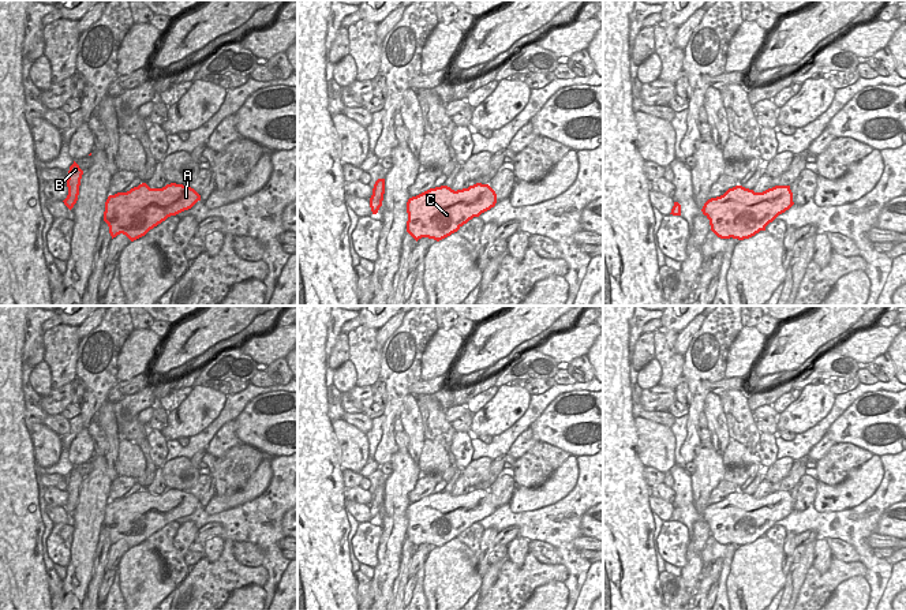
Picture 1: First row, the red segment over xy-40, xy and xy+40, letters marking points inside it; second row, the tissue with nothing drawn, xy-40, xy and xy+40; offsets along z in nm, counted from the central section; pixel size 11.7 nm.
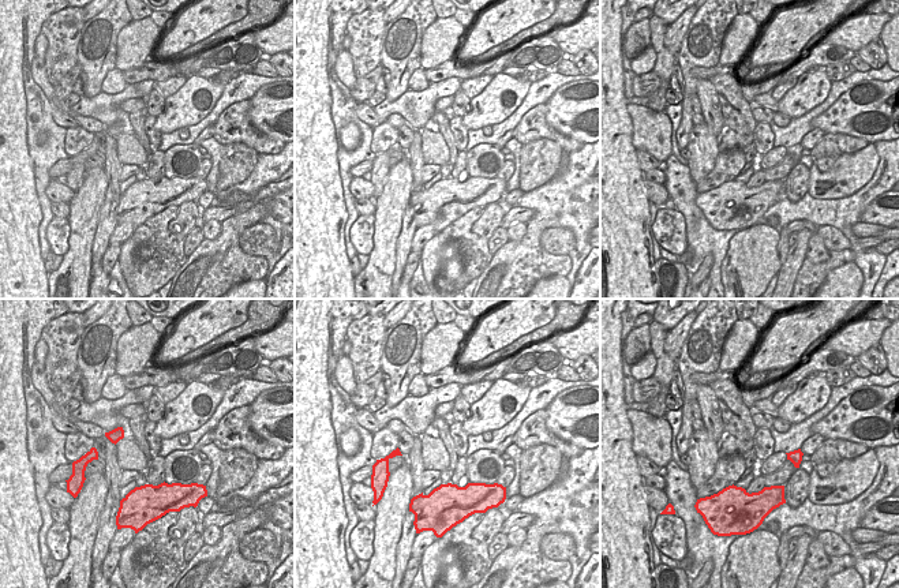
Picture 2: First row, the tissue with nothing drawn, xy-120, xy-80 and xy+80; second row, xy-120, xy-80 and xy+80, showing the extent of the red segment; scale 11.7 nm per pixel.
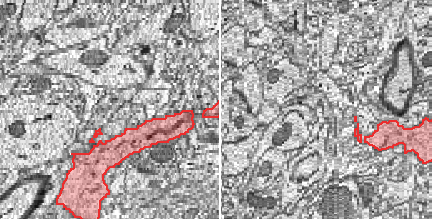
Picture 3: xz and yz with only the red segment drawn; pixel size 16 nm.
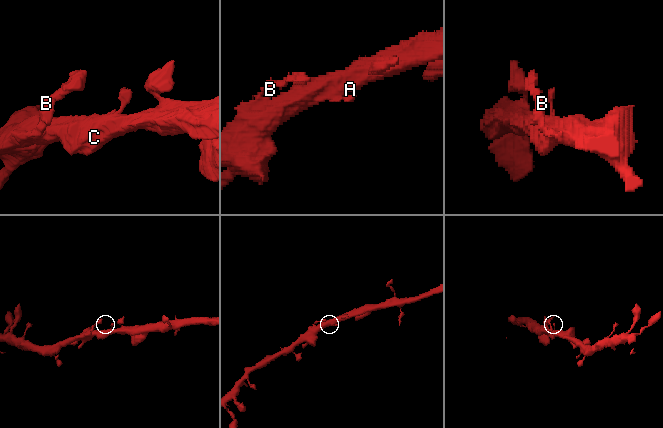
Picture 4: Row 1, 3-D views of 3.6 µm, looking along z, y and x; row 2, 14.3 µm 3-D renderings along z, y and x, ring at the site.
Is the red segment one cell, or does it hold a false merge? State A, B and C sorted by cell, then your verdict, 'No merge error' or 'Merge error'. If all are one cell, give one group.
Groups: A B C. No merge error.

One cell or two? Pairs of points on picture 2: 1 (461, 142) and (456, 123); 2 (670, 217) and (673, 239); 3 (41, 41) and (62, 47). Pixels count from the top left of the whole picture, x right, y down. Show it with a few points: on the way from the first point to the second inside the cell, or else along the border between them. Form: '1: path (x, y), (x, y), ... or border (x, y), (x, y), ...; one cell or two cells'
1: path (460, 138), (460, 131), (456, 127); one cell
2: path (670, 223), (670, 233); one cell
3: border (41, 33), (47, 40), (45, 59); two cells

